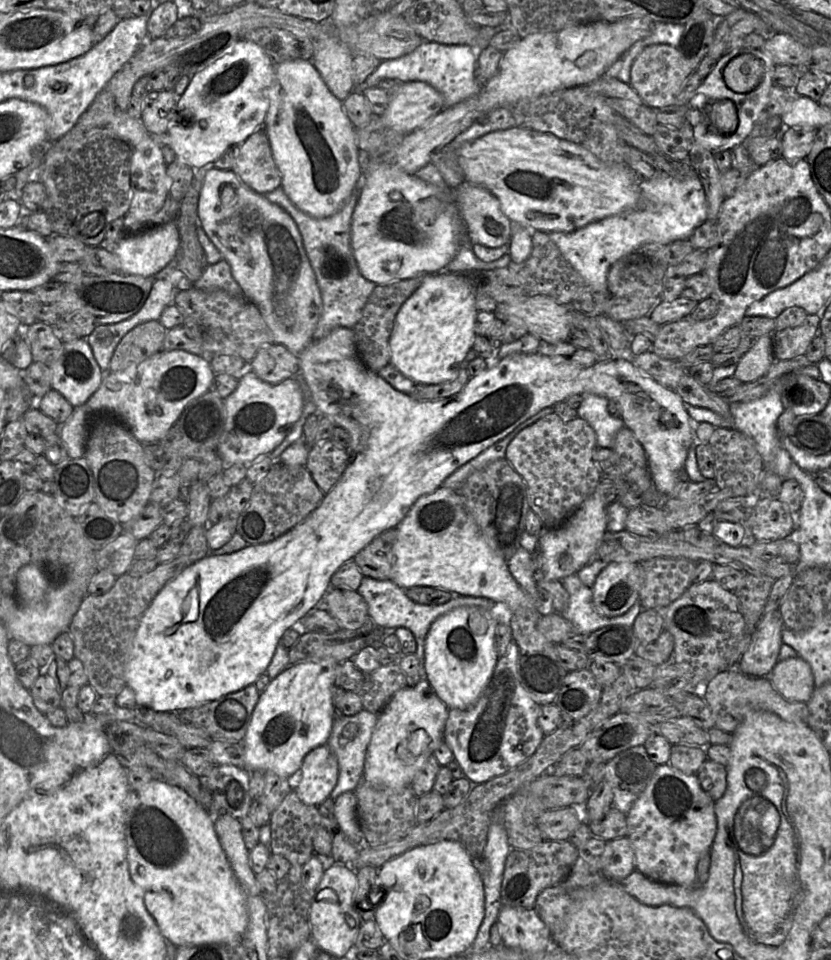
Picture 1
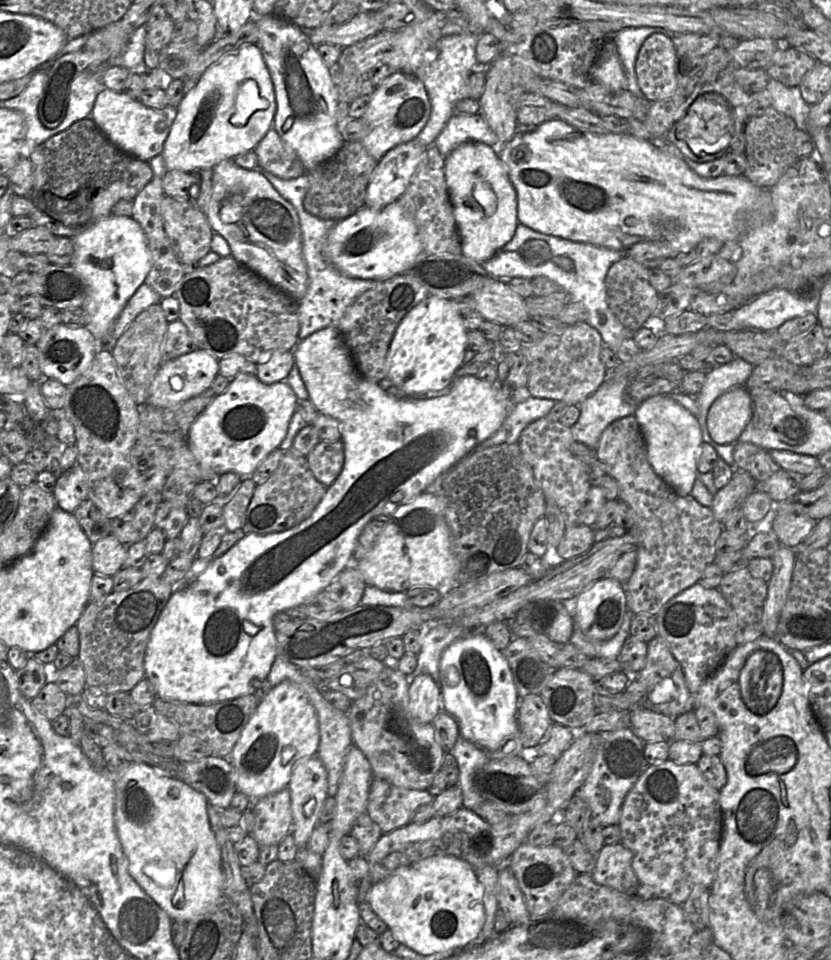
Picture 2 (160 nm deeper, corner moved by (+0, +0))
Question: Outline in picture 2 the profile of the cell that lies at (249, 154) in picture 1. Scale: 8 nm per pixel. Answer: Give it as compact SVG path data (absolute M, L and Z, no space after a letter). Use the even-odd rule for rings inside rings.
M272 128L253 150L257 156L258 169L281 179L294 179L305 172L296 153L290 149Z

